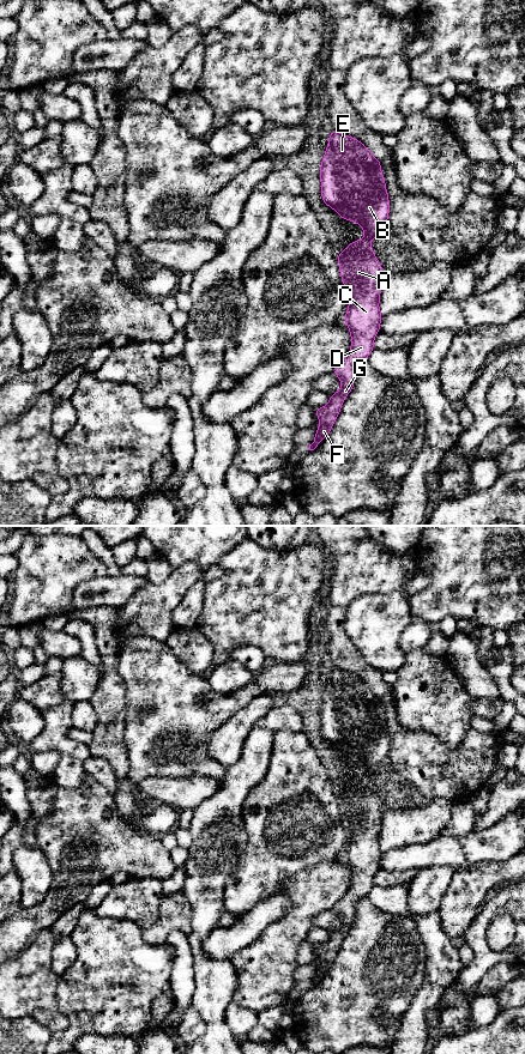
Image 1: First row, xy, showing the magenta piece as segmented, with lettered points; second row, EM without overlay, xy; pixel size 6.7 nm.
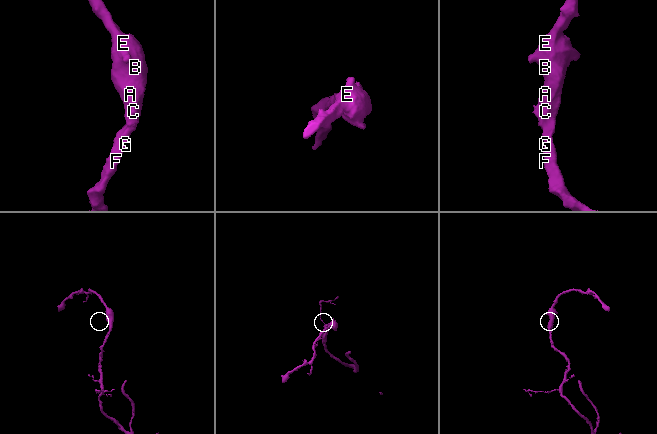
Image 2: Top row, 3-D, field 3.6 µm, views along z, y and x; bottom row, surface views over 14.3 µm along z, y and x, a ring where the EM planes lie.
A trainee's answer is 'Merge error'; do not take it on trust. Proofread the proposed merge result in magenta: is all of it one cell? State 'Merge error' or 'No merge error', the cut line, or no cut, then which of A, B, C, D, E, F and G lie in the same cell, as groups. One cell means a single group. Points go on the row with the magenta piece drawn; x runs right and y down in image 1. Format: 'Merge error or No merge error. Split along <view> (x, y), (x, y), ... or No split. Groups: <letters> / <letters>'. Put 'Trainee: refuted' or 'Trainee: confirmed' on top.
Trainee: refuted
No merge error. No split. Groups: A B C D E F G

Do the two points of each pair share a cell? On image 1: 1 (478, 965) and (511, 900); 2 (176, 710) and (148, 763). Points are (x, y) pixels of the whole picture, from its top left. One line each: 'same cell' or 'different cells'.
1: same cell
2: same cell

